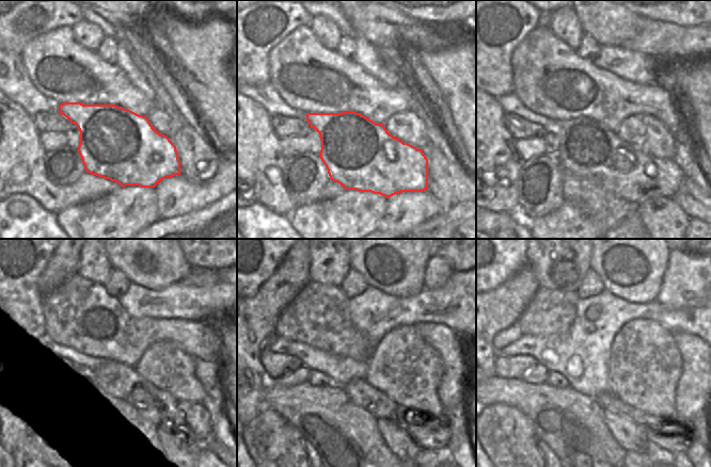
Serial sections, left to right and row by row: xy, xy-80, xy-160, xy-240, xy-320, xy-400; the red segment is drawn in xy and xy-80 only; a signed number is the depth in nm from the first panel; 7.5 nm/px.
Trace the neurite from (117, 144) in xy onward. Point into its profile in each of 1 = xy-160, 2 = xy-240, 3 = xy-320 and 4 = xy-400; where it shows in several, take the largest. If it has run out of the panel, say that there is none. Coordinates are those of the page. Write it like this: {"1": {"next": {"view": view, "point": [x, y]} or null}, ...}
{"1": {"next": {"view": "xy-160", "point": [587, 148]}}, "2": {"next": {"view": "xy-240", "point": [155, 408]}}, "3": {"next": {"view": "xy-320", "point": [429, 432]}}, "4": {"next": {"view": "xy-400", "point": [673, 434]}}}

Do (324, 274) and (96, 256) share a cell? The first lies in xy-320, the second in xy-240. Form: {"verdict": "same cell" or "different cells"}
{"verdict": "same cell"}

